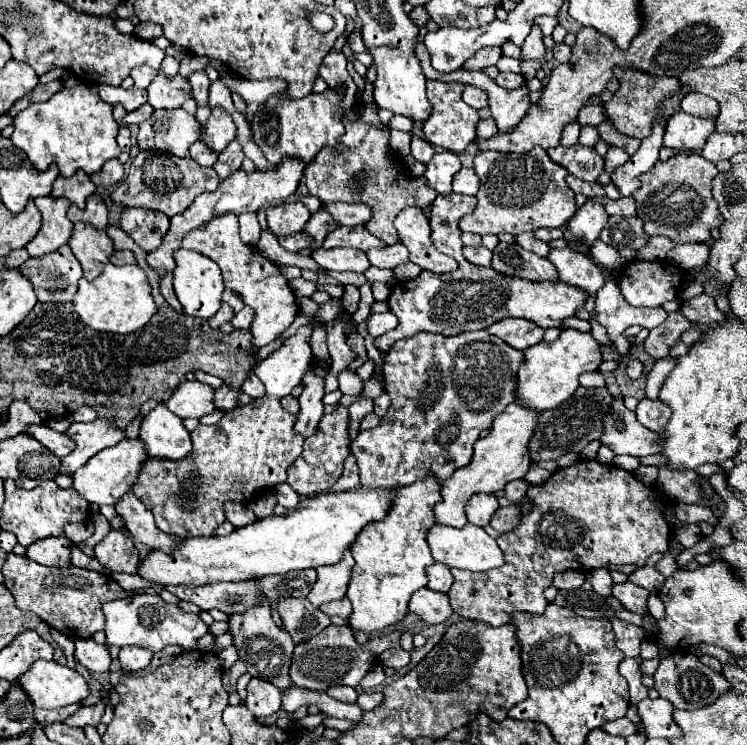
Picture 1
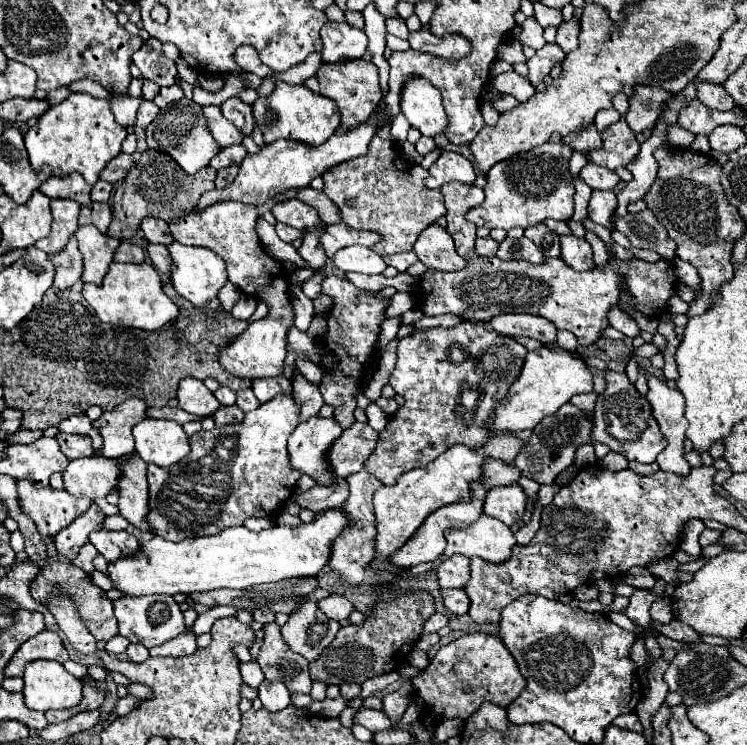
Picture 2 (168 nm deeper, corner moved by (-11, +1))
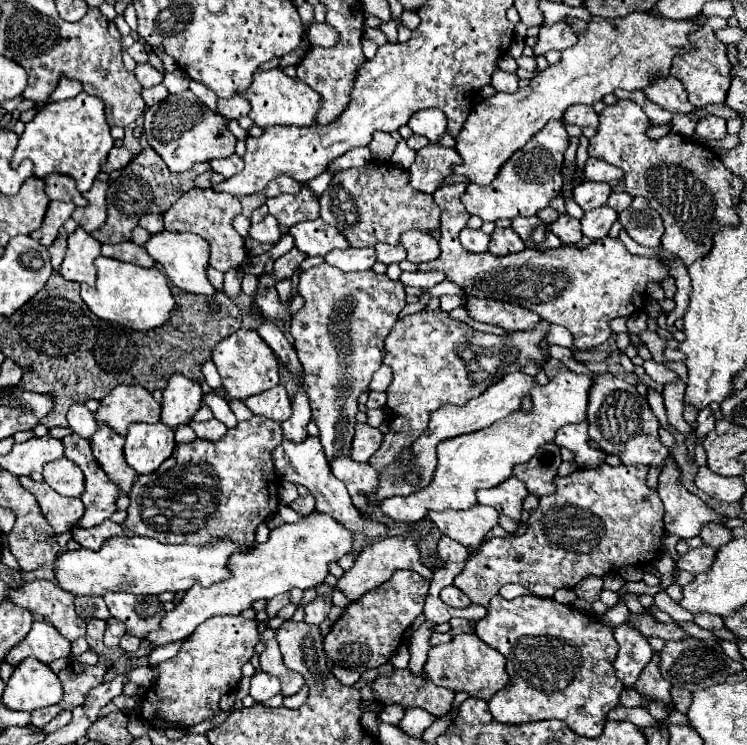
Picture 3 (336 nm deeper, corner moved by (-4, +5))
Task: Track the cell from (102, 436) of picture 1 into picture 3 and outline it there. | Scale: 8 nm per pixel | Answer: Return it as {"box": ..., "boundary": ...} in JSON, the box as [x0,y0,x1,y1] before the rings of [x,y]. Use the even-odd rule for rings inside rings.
{"box":[94,388,160,436],"boundary":[[[114,388],[100,402],[100,408],[96,410],[94,418],[98,424],[106,424],[114,432],[120,432],[120,436],[126,436],[126,428],[132,422],[158,422],[160,404],[156,404],[156,400],[146,388]]]}

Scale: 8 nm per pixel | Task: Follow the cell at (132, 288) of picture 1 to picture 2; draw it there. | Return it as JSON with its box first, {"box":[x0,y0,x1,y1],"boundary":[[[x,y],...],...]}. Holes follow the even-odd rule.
{"box":[83,262,179,332],"boundary":[[[111,262],[109,272],[103,278],[103,284],[101,286],[85,284],[83,296],[101,322],[117,324],[117,326],[129,326],[129,328],[153,332],[163,328],[163,324],[175,320],[179,314],[179,308],[163,292],[163,282],[159,278],[159,272],[147,262],[143,264]]]}

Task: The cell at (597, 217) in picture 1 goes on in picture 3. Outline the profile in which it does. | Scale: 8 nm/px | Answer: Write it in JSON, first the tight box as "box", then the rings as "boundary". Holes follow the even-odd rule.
{"box":[572,180,612,210],"boundary":[[[586,180],[586,182],[578,184],[572,190],[572,194],[574,194],[574,202],[582,210],[594,210],[608,200],[608,196],[612,194],[612,188],[606,182],[588,182]]]}

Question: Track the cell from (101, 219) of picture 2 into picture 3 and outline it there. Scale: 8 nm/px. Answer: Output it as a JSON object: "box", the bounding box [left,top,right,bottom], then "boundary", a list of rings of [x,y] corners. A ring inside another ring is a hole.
{"box":[72,180,108,232],"boundary":[[[96,180],[94,186],[88,192],[84,192],[88,206],[76,208],[72,214],[78,226],[82,226],[86,232],[94,232],[106,220],[106,190],[108,190],[108,184]]]}

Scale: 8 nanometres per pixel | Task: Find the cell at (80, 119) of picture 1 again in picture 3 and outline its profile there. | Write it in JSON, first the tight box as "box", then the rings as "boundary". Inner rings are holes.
{"box":[12,92,114,192],"boundary":[[[80,92],[76,98],[44,106],[34,116],[34,120],[26,124],[26,130],[20,136],[18,148],[12,158],[12,168],[18,168],[20,160],[30,158],[34,162],[36,178],[44,178],[50,172],[68,174],[76,180],[78,190],[86,192],[96,180],[112,146],[114,138],[110,136],[110,126],[106,124],[102,100]]]}

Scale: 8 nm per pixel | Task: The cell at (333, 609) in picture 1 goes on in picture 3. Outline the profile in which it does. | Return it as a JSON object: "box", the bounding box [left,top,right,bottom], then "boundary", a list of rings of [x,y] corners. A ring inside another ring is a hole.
{"box":[304,596,332,624],"boundary":[[[318,596],[316,600],[312,600],[306,608],[304,608],[304,612],[306,612],[306,616],[304,616],[304,622],[308,622],[308,624],[322,624],[326,618],[328,618],[328,612],[332,610],[332,598],[330,596]]]}

